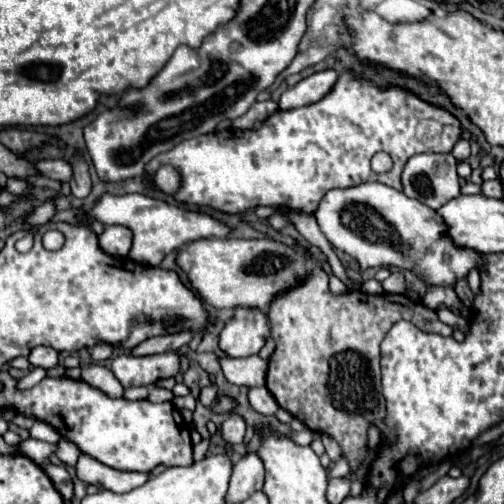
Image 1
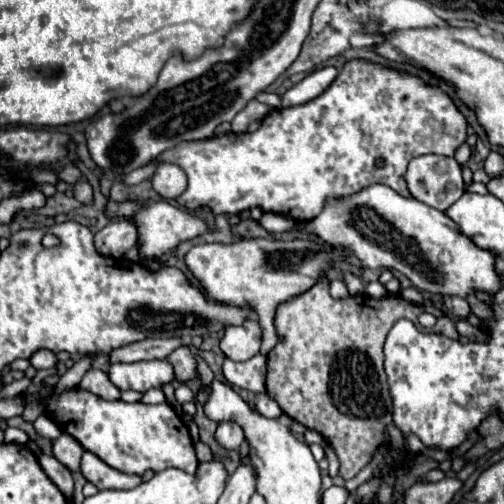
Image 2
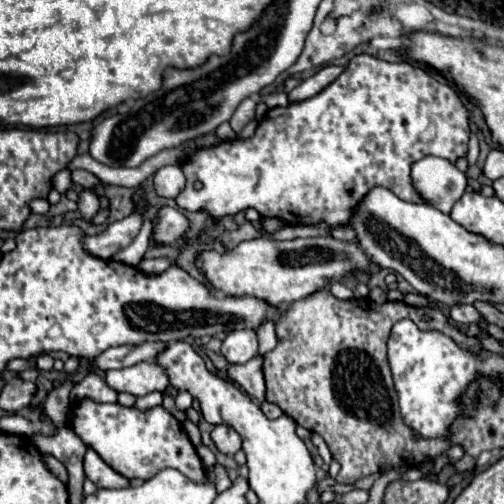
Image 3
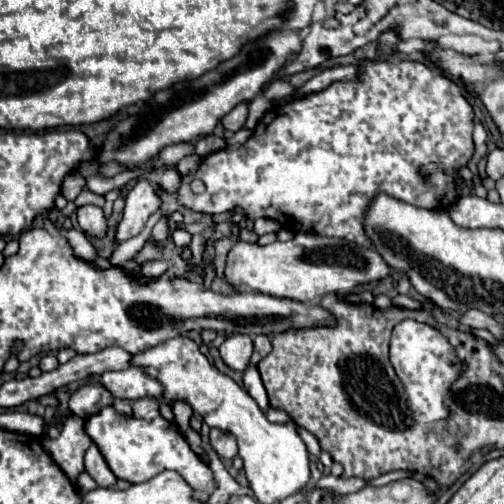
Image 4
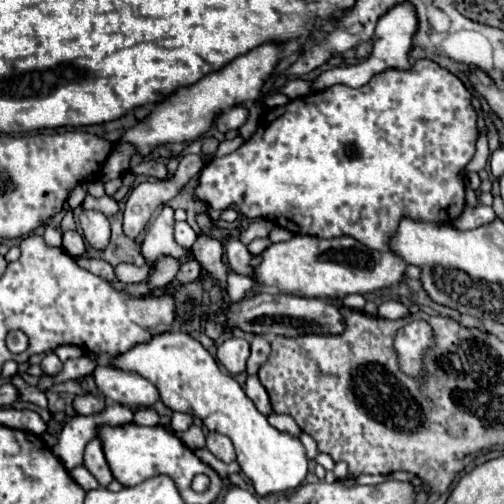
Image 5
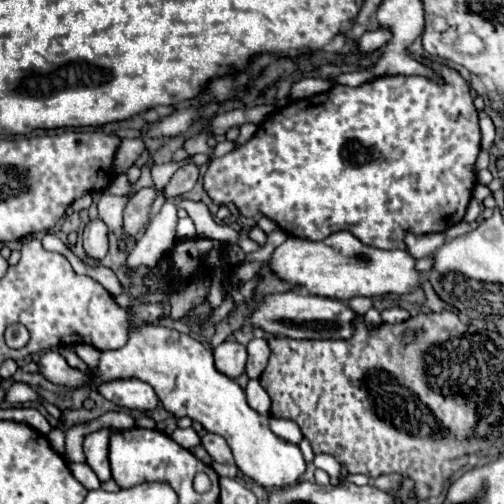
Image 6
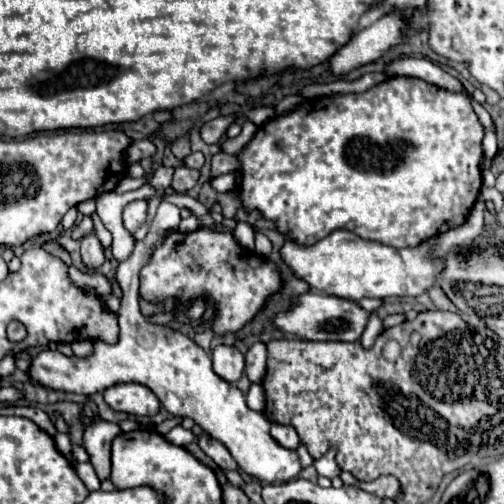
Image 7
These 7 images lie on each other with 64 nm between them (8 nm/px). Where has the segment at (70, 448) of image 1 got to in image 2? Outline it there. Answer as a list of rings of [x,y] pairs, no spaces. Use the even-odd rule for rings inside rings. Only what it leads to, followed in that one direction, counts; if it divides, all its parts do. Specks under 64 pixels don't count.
[[[62,432],[60,438],[52,444],[52,452],[54,452],[54,458],[62,462],[68,470],[74,472],[80,468],[80,458],[84,454],[84,448],[70,434]]]

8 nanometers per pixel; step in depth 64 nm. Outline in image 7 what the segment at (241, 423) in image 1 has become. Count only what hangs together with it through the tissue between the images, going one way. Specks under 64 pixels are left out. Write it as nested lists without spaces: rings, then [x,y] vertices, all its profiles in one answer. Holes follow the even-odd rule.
[[[202,434],[202,436],[198,438],[198,444],[200,444],[200,448],[202,448],[222,470],[236,470],[236,468],[238,468],[238,464],[234,462],[232,454],[228,452],[228,448],[226,448],[222,442],[214,440],[214,438],[208,436],[208,434]]]

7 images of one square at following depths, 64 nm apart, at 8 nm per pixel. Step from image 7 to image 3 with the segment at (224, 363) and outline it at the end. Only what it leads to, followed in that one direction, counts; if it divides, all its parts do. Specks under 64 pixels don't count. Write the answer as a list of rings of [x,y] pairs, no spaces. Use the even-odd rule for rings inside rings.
[[[232,330],[222,342],[222,356],[232,364],[246,364],[258,354],[256,330]]]

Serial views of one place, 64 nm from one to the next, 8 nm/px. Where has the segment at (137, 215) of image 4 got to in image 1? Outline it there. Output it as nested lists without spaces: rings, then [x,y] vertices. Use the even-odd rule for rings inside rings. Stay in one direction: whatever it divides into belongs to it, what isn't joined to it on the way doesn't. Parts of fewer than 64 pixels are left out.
[[[106,226],[100,234],[100,248],[110,256],[126,257],[132,246],[132,232],[124,226]]]

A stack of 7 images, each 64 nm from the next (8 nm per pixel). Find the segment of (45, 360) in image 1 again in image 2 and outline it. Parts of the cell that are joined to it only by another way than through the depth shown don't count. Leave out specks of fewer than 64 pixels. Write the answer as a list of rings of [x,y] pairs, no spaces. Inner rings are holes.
[[[36,350],[34,354],[32,354],[32,358],[30,358],[30,364],[36,368],[36,370],[40,370],[40,368],[54,368],[56,366],[56,354],[54,352],[50,352],[50,350]]]

